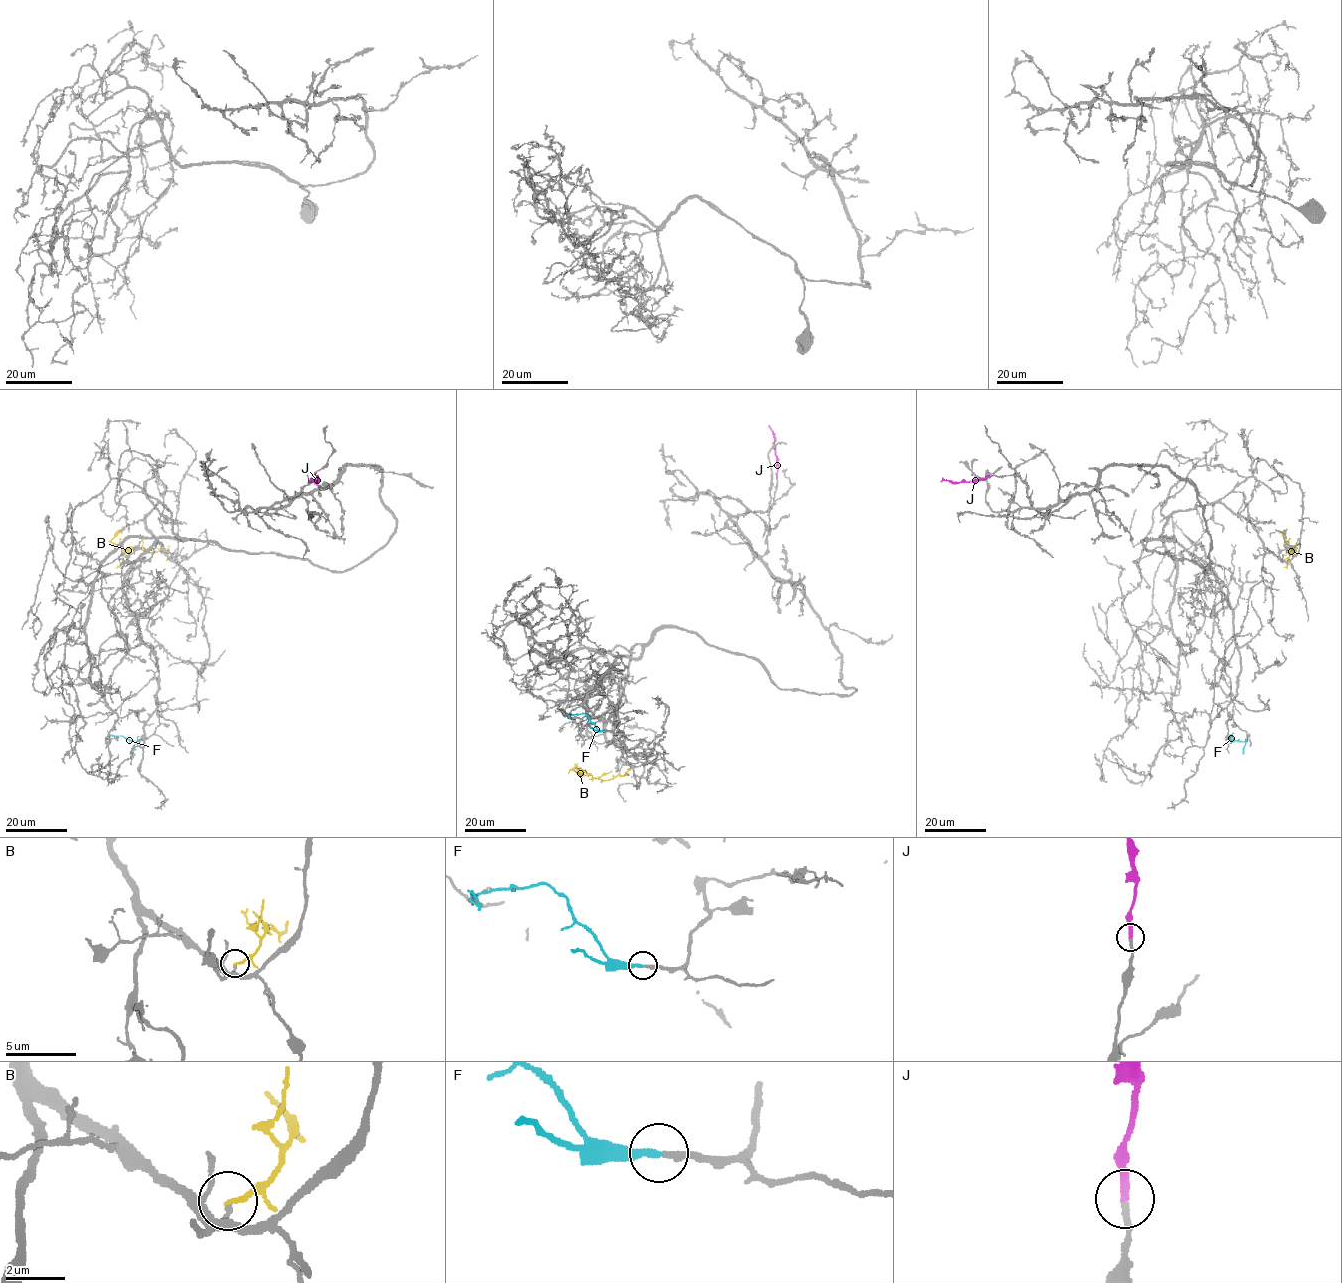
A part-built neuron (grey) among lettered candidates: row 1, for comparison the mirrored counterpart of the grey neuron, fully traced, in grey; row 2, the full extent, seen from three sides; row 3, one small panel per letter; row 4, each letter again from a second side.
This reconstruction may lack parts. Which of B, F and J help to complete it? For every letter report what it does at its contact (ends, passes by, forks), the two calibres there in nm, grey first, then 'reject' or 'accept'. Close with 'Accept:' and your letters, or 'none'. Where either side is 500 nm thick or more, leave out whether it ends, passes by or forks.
B: it ends | 160/180 nm | reject
F: it ends | 220/280 nm | accept
J: it ends | 190/200 nm | accept
Accept: F, J

